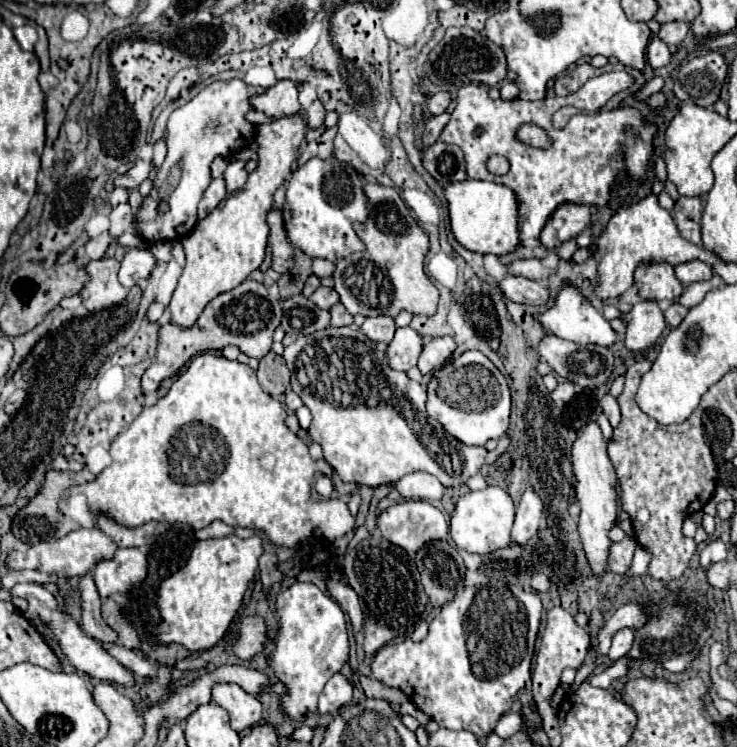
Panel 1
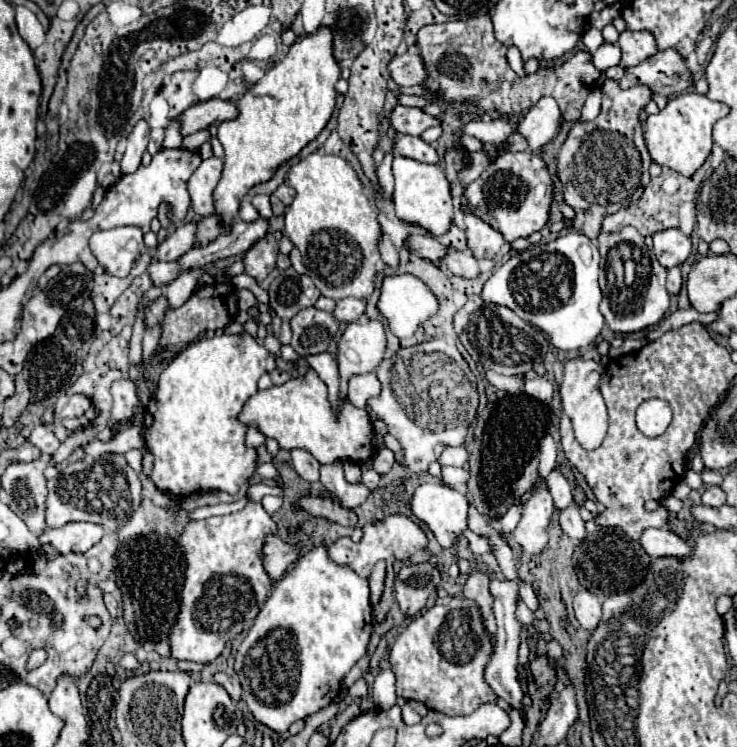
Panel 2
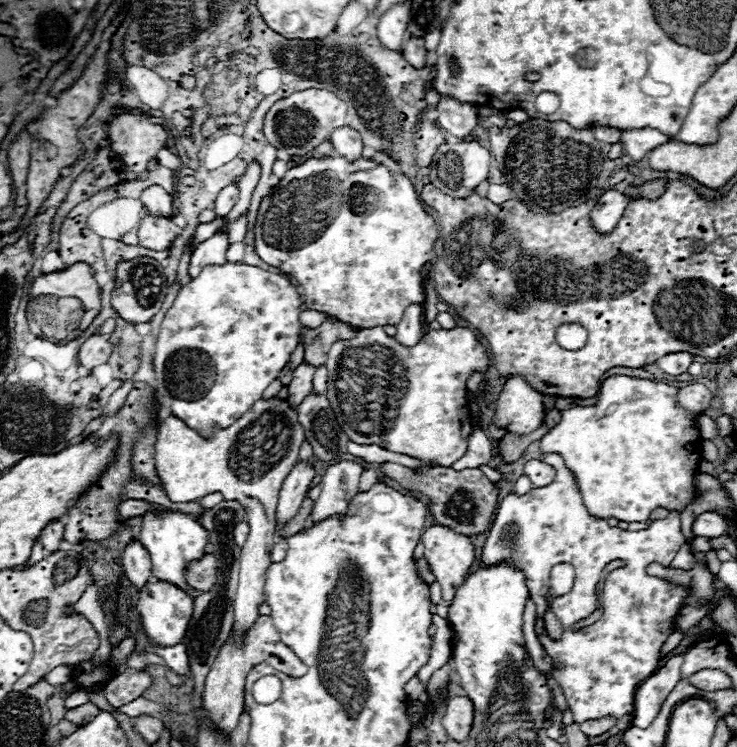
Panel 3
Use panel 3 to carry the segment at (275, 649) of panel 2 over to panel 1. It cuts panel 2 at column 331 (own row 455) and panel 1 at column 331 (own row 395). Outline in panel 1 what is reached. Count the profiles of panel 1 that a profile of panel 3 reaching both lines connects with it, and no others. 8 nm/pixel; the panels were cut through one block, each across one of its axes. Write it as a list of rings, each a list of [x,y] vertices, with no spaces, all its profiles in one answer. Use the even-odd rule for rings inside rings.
[[[294,582],[288,590],[284,590],[276,600],[276,612],[280,614],[280,634],[274,638],[276,650],[270,658],[276,676],[286,684],[288,694],[282,696],[282,710],[294,720],[302,720],[308,712],[316,710],[318,696],[326,682],[346,664],[348,660],[348,634],[346,634],[346,616],[338,602],[318,590],[308,582]]]

